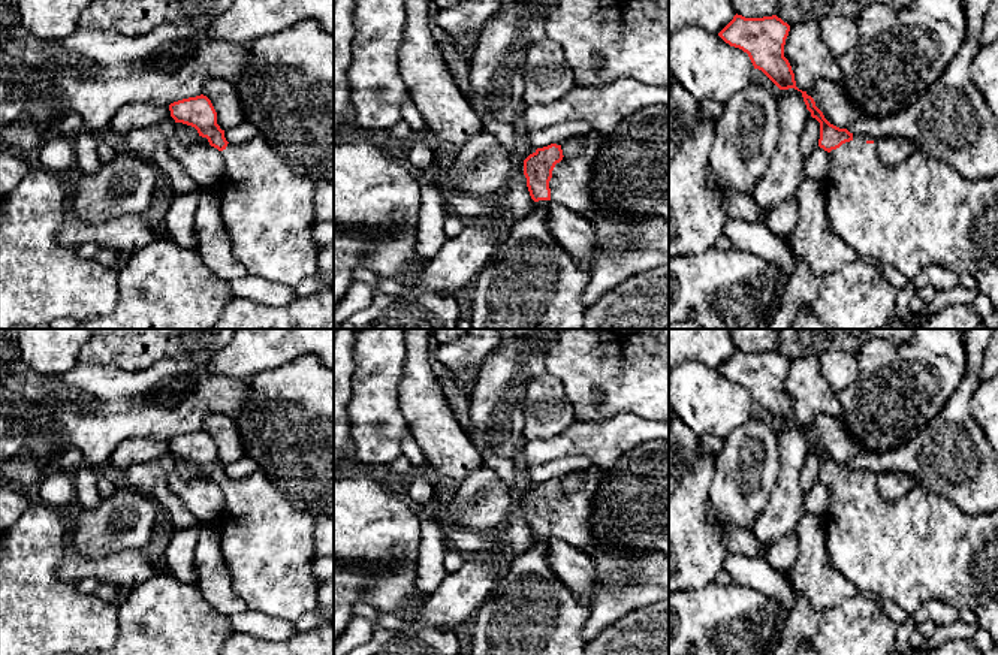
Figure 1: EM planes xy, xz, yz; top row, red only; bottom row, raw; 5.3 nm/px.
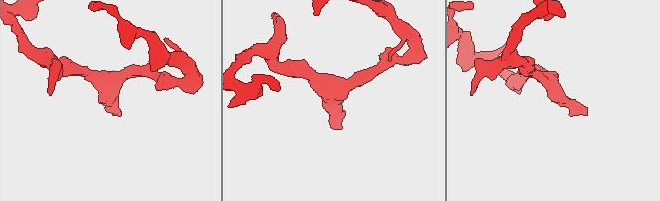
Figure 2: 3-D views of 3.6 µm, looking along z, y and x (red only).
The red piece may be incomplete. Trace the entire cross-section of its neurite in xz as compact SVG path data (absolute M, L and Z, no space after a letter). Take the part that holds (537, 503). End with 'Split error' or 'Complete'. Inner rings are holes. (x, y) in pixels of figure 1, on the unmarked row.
M591 465L584 471L587 482L572 492L566 492L557 479L537 483L524 495L524 510L534 537L561 538L587 553L597 568L596 591L573 592L590 609L582 630L587 645L630 612L669 598L669 555L601 541L591 531L591 511L603 470Z. Split error

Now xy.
M203 429L174 437L169 446L175 458L195 462L223 492L224 508L217 519L221 553L233 588L248 609L290 624L314 610L320 582L311 571L316 559L313 514L298 508L259 470L242 479L227 477L217 459L217 447Z. Split error

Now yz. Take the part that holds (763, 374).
M735 350L718 368L730 381L748 389L780 425L802 428L811 452L820 458L818 482L829 488L830 504L823 519L826 550L836 571L860 594L890 600L913 615L926 601L944 601L956 609L974 610L977 624L998 645L998 511L980 516L962 513L943 495L916 485L895 502L880 496L872 470L850 468L830 459L806 426L796 422L795 408L784 392L790 360L777 350L745 353Z. Split error

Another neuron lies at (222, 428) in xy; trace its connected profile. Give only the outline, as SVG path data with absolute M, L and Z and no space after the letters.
M226 414L209 416L202 429L211 435L221 465L233 464L244 456L241 435L233 417Z

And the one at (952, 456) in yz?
M994 329L959 330L967 368L944 408L908 443L884 453L862 450L847 465L875 474L905 473L914 485L943 495L974 517L998 511L998 453L970 413L971 396L980 384L983 353Z

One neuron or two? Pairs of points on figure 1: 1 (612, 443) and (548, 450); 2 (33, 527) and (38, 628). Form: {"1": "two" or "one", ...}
{"1": "one", "2": "one"}

